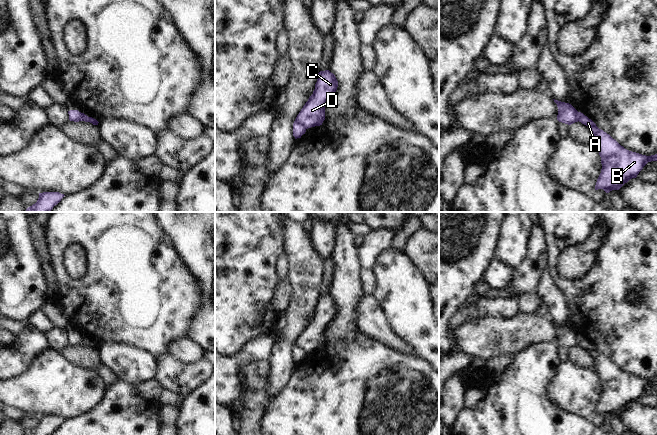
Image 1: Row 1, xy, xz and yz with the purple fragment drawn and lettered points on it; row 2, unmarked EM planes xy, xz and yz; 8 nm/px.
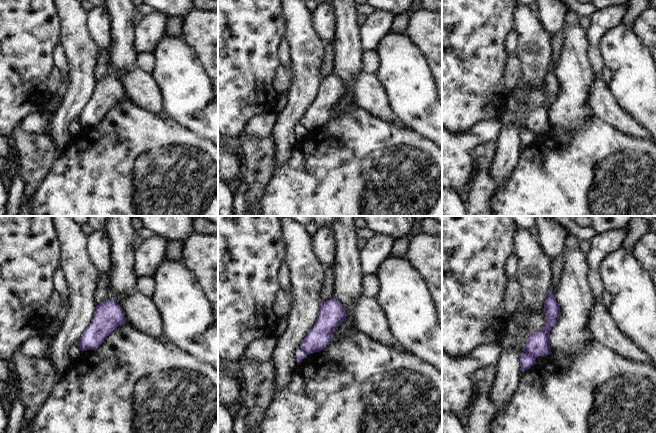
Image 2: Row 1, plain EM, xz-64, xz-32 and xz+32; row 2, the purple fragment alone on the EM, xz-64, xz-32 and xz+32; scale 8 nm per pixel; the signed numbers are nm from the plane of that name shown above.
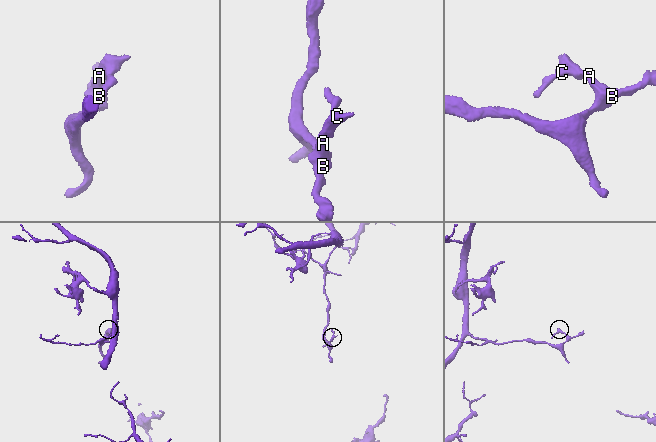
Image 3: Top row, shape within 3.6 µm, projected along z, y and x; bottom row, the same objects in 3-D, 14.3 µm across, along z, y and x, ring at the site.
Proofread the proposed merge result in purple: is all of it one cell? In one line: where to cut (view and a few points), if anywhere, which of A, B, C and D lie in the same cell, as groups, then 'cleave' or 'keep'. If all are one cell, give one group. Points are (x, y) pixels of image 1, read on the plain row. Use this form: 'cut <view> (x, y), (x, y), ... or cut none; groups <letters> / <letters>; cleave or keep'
cut xz (294, 345), (306, 352); groups A B / C D; cleave

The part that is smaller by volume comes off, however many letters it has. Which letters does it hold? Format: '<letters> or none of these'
C, D.

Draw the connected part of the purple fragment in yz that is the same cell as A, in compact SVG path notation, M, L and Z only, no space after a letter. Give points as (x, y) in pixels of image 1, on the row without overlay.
M578 336L578 345L588 350L594 358L595 372L599 375L601 381L602 393L597 403L595 414L603 413L606 417L612 414L619 414L630 403L636 402L648 386L657 385L657 378L646 380L625 373L609 358L599 353L591 343L581 336Z

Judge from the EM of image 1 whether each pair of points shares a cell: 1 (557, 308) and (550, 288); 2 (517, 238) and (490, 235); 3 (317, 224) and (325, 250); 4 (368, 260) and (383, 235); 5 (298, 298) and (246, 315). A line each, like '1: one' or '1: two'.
1: one
2: two
3: one
4: one
5: two

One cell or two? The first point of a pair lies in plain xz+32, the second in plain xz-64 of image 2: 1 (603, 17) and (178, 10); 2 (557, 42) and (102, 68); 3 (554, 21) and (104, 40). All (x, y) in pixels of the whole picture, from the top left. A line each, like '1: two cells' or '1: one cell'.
1: two cells
2: one cell
3: one cell

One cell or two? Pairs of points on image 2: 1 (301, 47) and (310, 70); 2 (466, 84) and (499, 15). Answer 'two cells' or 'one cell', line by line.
1: one cell
2: one cell

